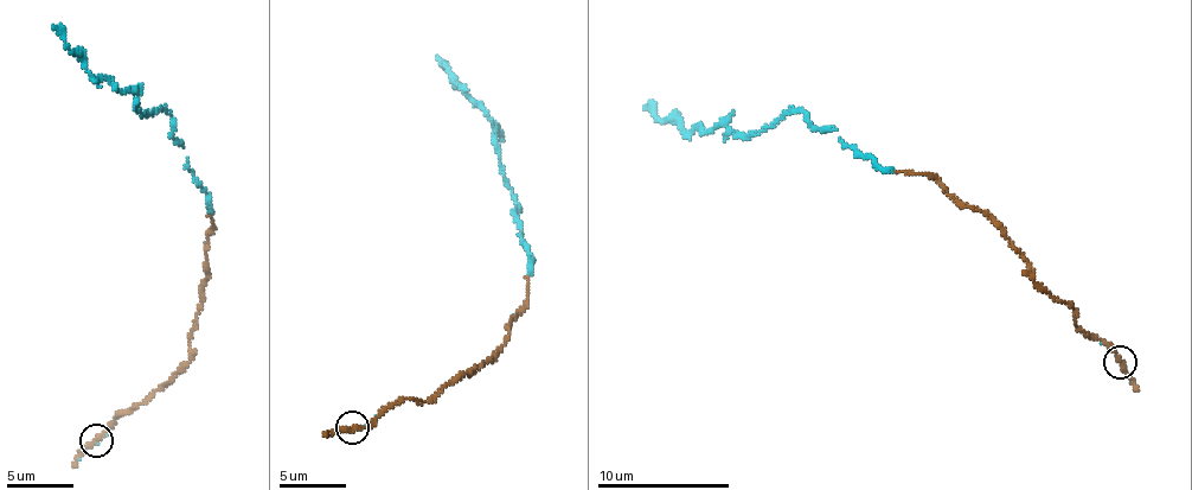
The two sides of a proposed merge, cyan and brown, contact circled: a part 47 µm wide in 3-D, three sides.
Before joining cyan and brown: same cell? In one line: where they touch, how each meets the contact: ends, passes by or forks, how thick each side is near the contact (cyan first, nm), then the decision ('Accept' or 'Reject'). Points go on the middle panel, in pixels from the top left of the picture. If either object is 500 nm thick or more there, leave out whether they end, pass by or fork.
Place: (352, 427). At the ring cyan passes by. At the ring brown passes by. Thickness 90 nm (cyan) against 180 nm. Accept

